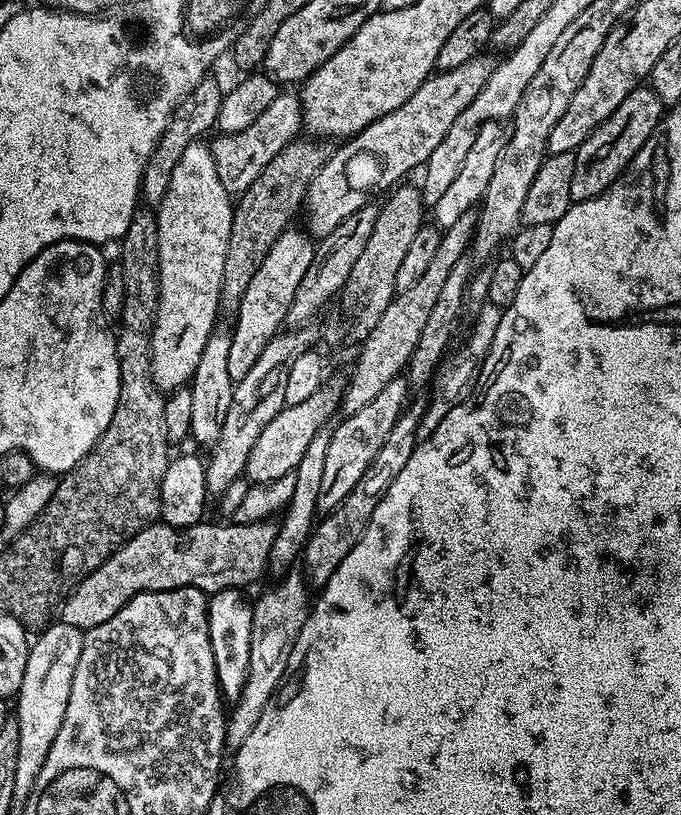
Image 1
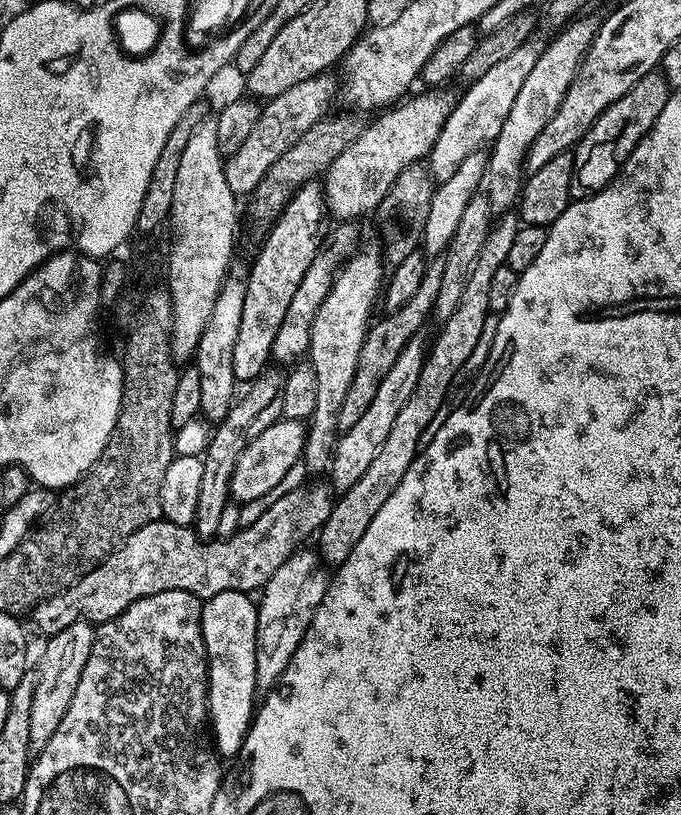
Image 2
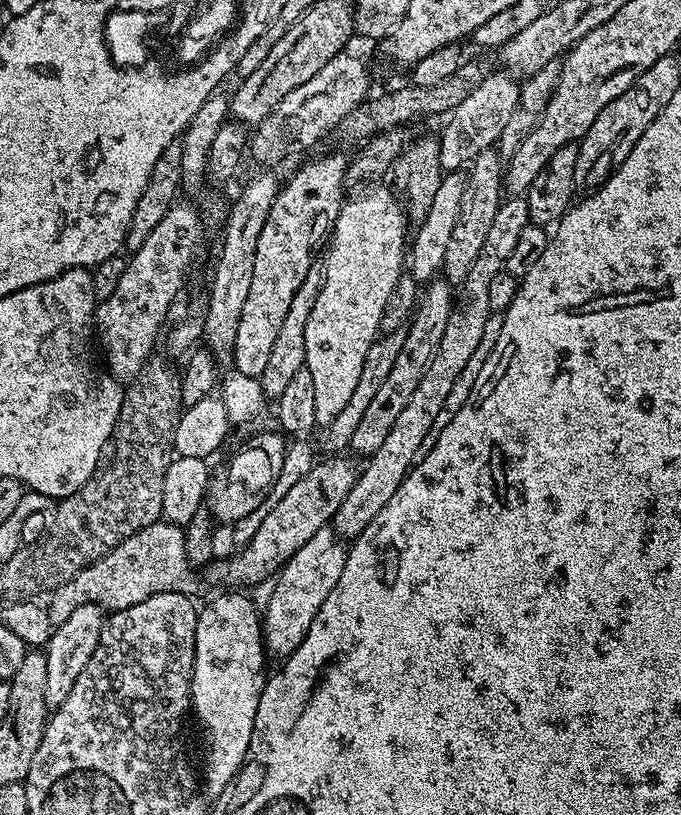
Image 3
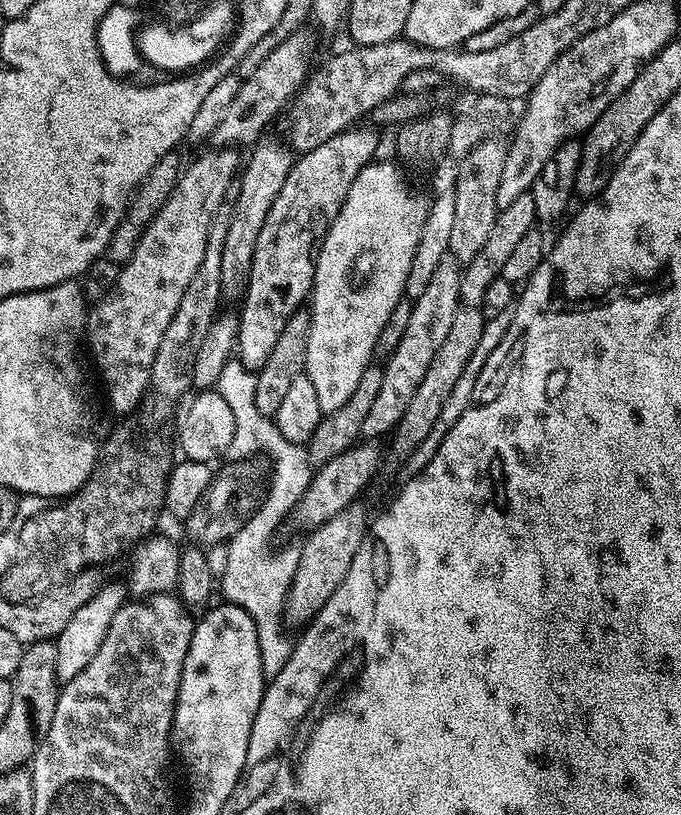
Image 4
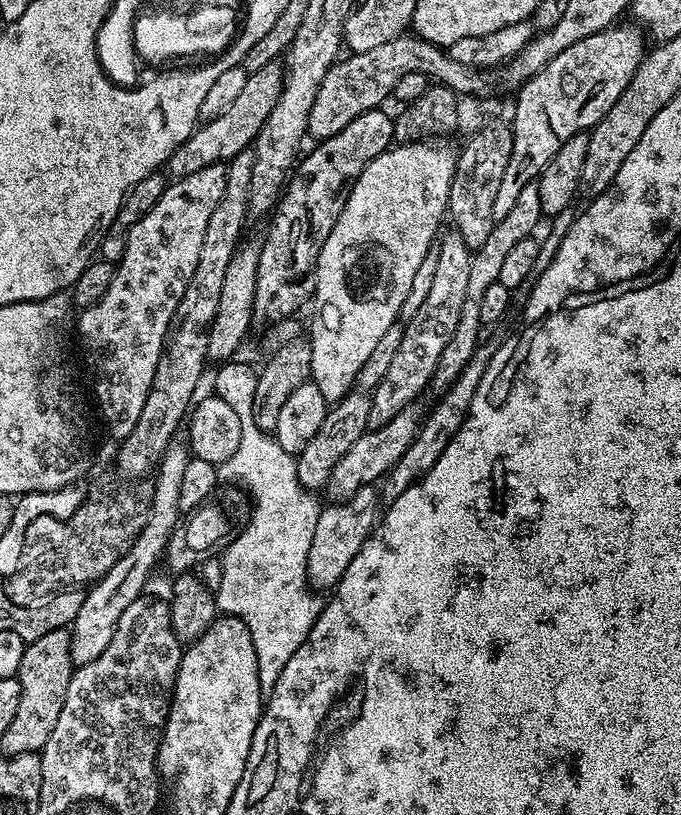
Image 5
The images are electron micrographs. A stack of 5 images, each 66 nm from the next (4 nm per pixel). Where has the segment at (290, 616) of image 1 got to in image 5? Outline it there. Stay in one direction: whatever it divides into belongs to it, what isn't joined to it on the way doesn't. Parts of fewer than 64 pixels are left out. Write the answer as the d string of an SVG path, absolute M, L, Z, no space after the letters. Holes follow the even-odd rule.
M369 486L358 490L350 498L321 507L318 526L314 526L314 542L310 542L308 555L308 583L313 589L335 589L342 574L346 574L346 566L354 562L358 550L362 550L362 546L368 541L378 523L376 496L378 500L377 489Z

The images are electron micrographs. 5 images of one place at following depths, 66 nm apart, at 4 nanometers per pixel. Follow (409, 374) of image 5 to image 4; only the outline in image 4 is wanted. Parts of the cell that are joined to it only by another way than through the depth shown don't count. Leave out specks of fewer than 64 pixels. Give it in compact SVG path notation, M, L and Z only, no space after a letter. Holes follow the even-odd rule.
M445 258L438 270L434 270L430 286L426 286L420 297L412 301L412 313L410 322L406 325L406 334L402 334L402 342L398 342L391 356L387 357L382 387L378 390L378 398L374 398L374 406L370 406L370 414L366 414L366 422L362 422L361 437L387 437L395 429L402 414L406 414L406 406L410 406L410 398L414 398L418 382L422 382L430 361L434 359L434 354L438 354L454 322L454 310L458 310L461 271L461 265L455 259Z

